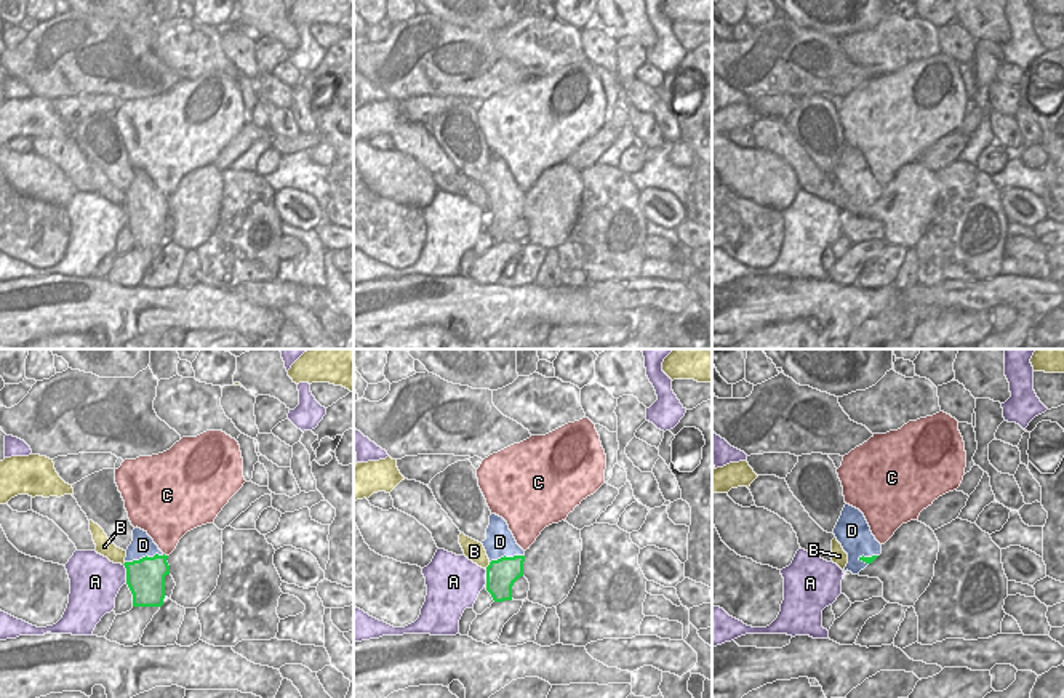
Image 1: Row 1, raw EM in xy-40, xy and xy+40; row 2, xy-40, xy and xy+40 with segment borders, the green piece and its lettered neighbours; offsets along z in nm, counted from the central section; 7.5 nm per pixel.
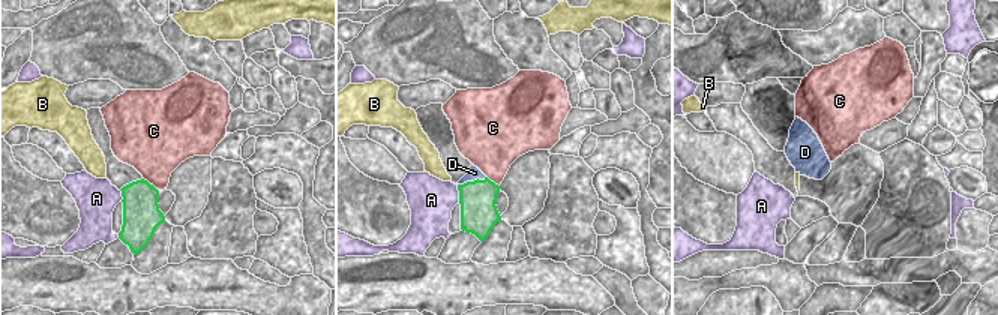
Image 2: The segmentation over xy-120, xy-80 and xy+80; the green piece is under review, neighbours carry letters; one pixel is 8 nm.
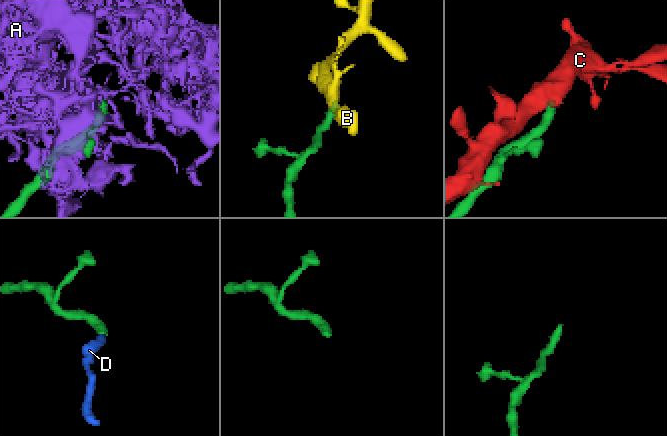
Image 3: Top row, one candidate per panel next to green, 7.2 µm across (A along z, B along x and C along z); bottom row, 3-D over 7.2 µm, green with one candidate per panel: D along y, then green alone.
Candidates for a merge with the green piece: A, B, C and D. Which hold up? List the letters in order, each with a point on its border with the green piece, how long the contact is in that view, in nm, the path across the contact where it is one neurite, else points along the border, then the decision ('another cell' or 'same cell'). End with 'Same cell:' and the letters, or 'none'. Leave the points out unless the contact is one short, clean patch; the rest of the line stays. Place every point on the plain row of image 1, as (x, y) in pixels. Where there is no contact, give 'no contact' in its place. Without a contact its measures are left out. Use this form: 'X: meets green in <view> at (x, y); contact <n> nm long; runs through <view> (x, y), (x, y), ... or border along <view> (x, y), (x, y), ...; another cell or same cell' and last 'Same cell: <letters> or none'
A: meets green in xy-40 at (127, 215); contact 160 nm long; another cell
B: meets green in xy at (488, 207); contact 70 nm long; border along xy (490, 204), (485, 210); another cell
C: meets green in xy-40 at (164, 196); contact 50 nm long; border along xy-40 (164, 194), (167, 197); another cell
D: meets green in xy-40 at (146, 197); contact 300 nm long; runs through xy-40 (146, 218), (146, 197), (143, 186); same cell
Same cell: D

